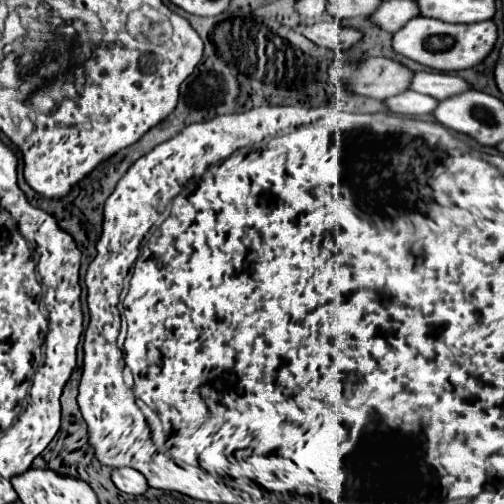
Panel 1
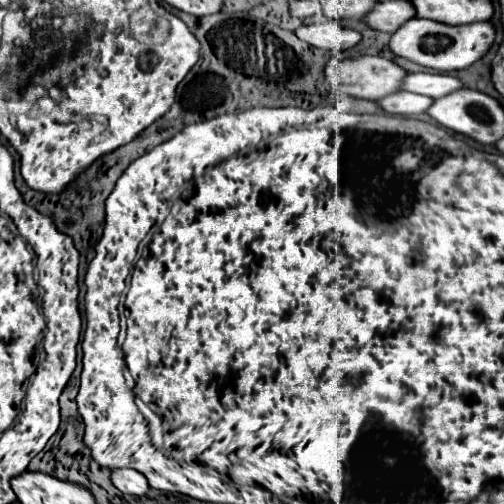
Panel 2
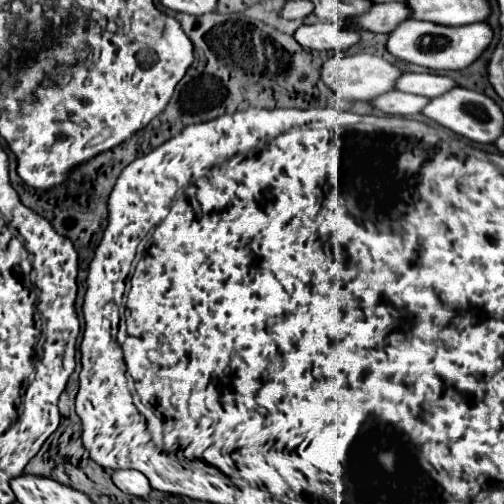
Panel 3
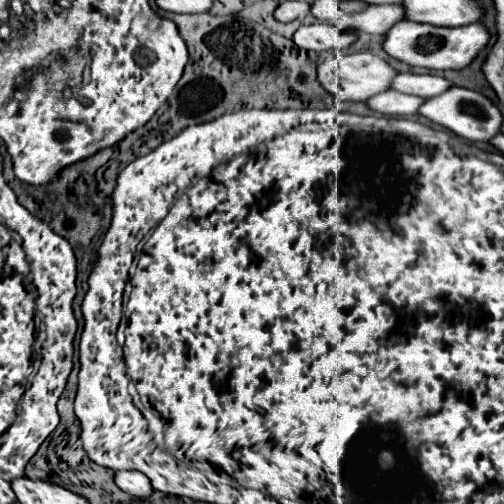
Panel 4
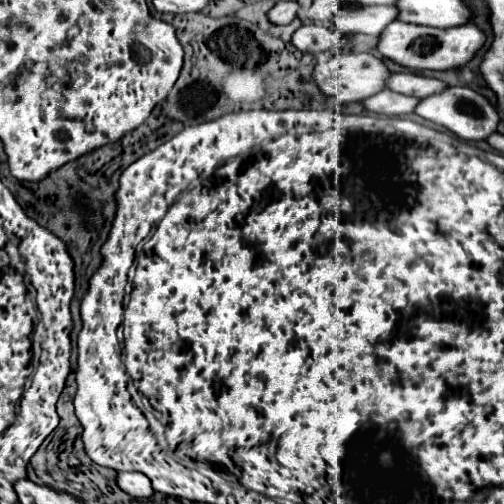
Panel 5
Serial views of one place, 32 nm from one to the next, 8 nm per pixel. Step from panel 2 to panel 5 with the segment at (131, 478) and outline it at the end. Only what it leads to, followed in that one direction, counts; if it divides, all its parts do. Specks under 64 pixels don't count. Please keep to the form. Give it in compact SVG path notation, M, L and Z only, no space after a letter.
M120 472L118 474L118 486L134 498L148 498L154 494L150 480L138 472Z

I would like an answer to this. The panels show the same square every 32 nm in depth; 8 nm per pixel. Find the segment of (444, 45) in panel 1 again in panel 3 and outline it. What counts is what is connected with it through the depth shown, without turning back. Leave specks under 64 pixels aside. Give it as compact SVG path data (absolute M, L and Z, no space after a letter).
M404 20L388 34L386 50L394 58L430 70L462 70L470 66L488 48L490 42L492 42L492 30L486 22L474 22L474 24L450 28L450 26L438 26L420 20Z

